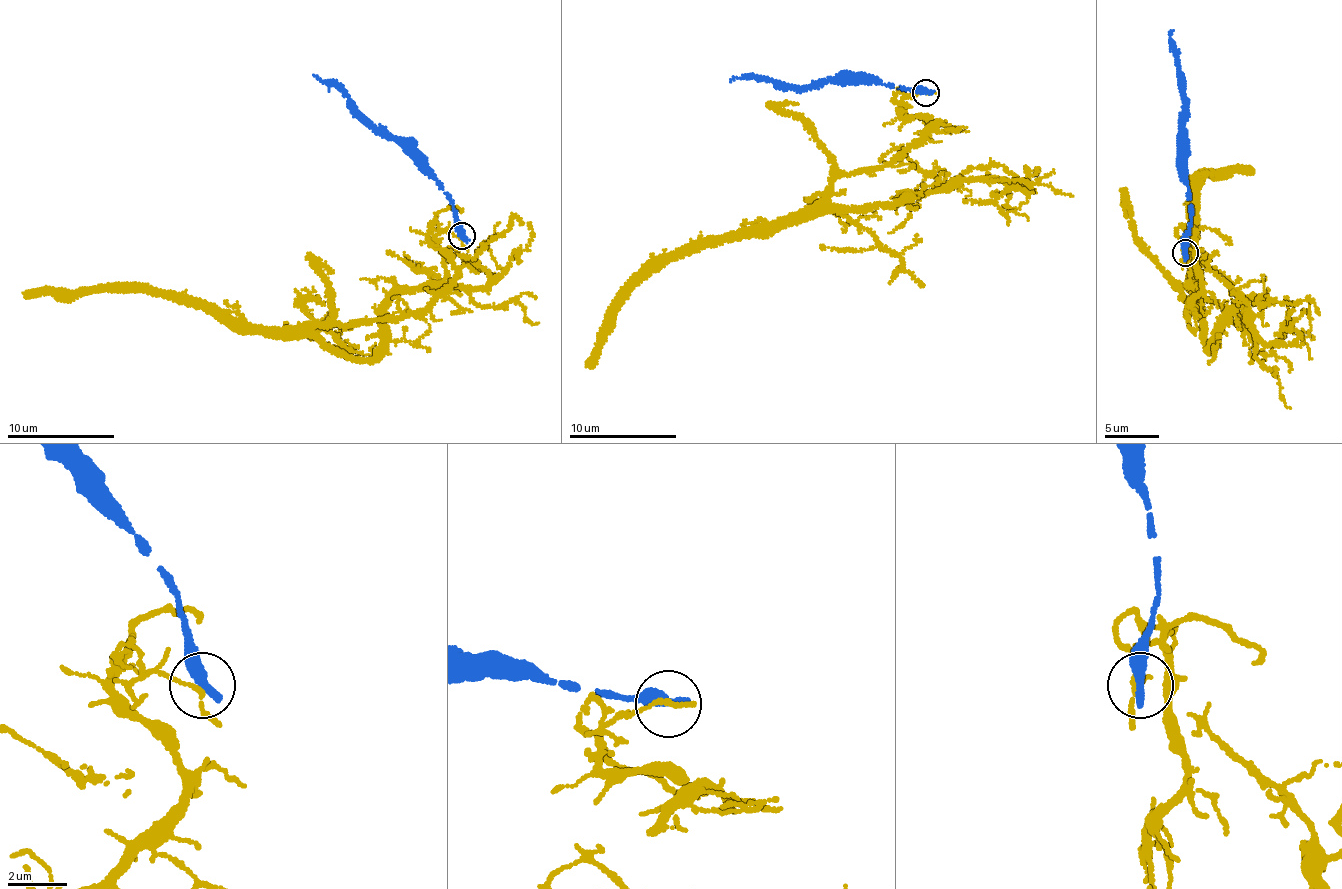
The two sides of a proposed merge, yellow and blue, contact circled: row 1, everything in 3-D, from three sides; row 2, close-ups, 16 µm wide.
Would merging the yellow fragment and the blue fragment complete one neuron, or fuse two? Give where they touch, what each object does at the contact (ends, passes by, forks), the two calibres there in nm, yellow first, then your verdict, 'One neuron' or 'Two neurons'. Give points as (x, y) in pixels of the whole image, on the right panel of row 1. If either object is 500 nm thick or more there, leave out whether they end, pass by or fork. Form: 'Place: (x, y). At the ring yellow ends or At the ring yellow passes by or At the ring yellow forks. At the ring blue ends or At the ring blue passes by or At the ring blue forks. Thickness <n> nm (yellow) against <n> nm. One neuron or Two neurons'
Place: (1185, 252). At the ring yellow passes by. At the ring blue ends. Thickness 130 nm (yellow) against 440 nm. Two neurons

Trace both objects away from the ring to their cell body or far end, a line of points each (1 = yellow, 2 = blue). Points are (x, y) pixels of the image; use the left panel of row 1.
1: (462, 236), (427, 230), (455, 272), (429, 305), (314, 333), (371, 357), (402, 292), (497, 282), (499, 222)
2: (461, 235), (453, 200), (434, 174), (372, 123), (344, 94), (313, 75)

